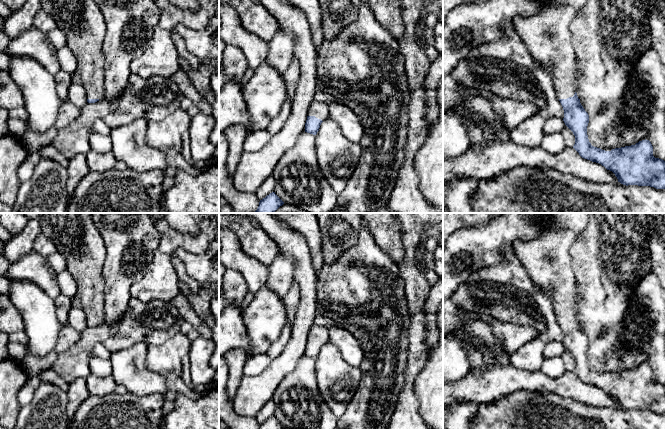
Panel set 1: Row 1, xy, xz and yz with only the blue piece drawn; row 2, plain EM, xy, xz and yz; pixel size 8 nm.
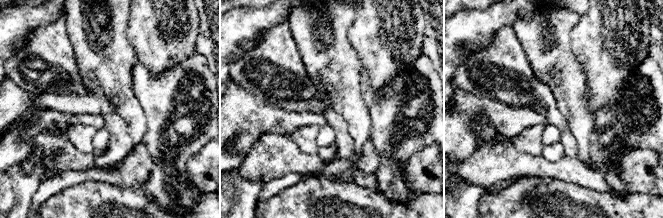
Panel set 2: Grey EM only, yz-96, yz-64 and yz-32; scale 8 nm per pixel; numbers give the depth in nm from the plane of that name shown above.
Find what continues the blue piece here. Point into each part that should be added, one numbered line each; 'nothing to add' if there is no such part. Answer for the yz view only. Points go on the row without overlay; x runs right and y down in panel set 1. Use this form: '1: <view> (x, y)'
1: yz (547, 260)

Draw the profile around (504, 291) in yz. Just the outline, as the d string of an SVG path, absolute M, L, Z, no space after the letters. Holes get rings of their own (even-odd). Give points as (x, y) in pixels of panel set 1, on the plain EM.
M512 247L504 248L502 262L472 273L458 286L451 299L459 308L469 312L488 315L505 323L533 327L540 333L542 341L564 342L551 299L529 277Z

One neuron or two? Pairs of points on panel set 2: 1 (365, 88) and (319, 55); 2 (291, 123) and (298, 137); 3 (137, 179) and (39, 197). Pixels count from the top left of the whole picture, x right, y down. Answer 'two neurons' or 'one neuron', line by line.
1: two neurons
2: two neurons
3: one neuron

